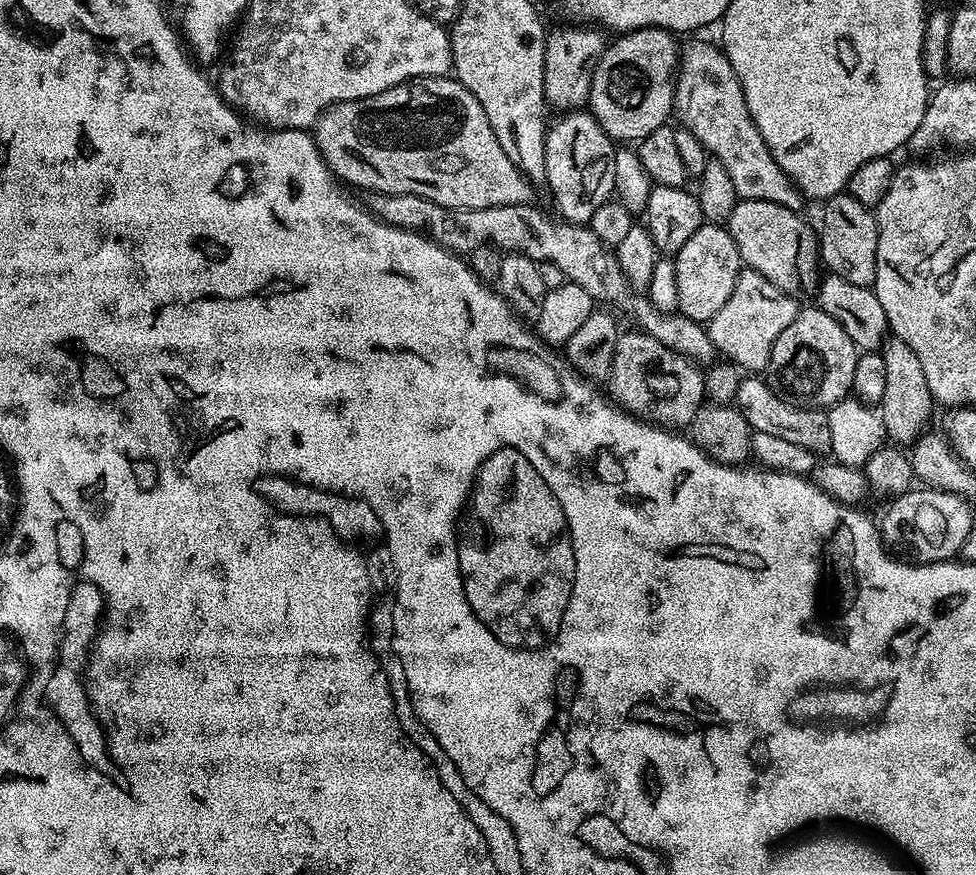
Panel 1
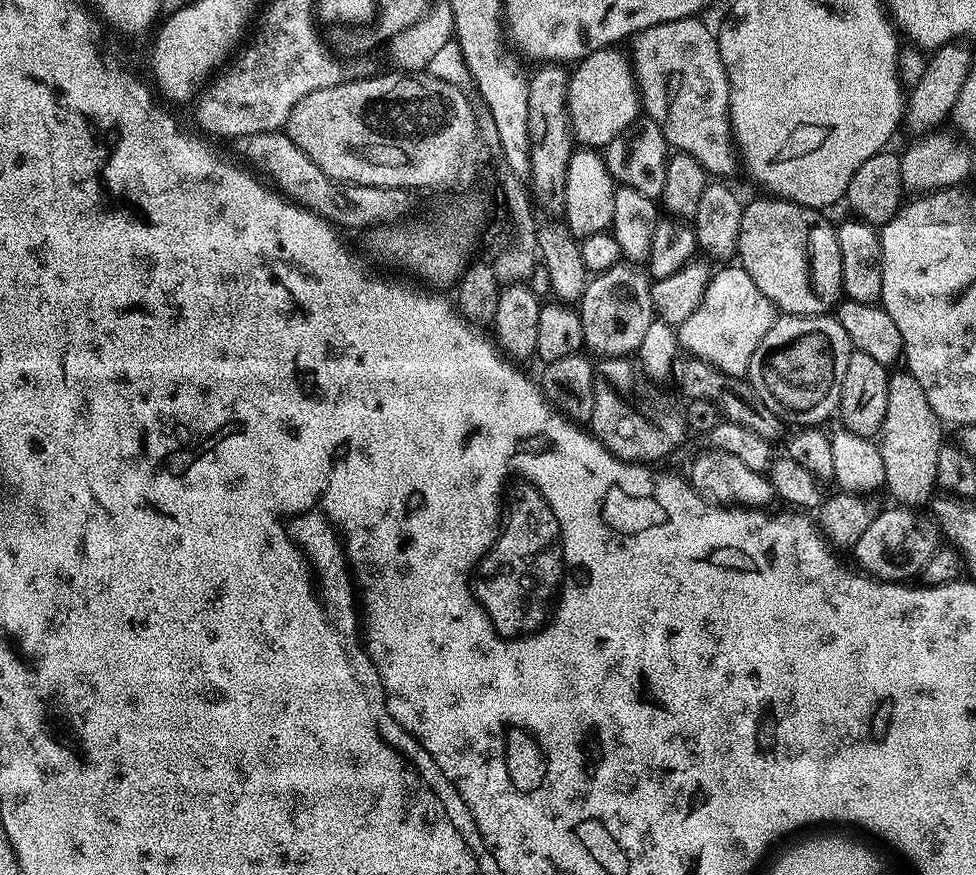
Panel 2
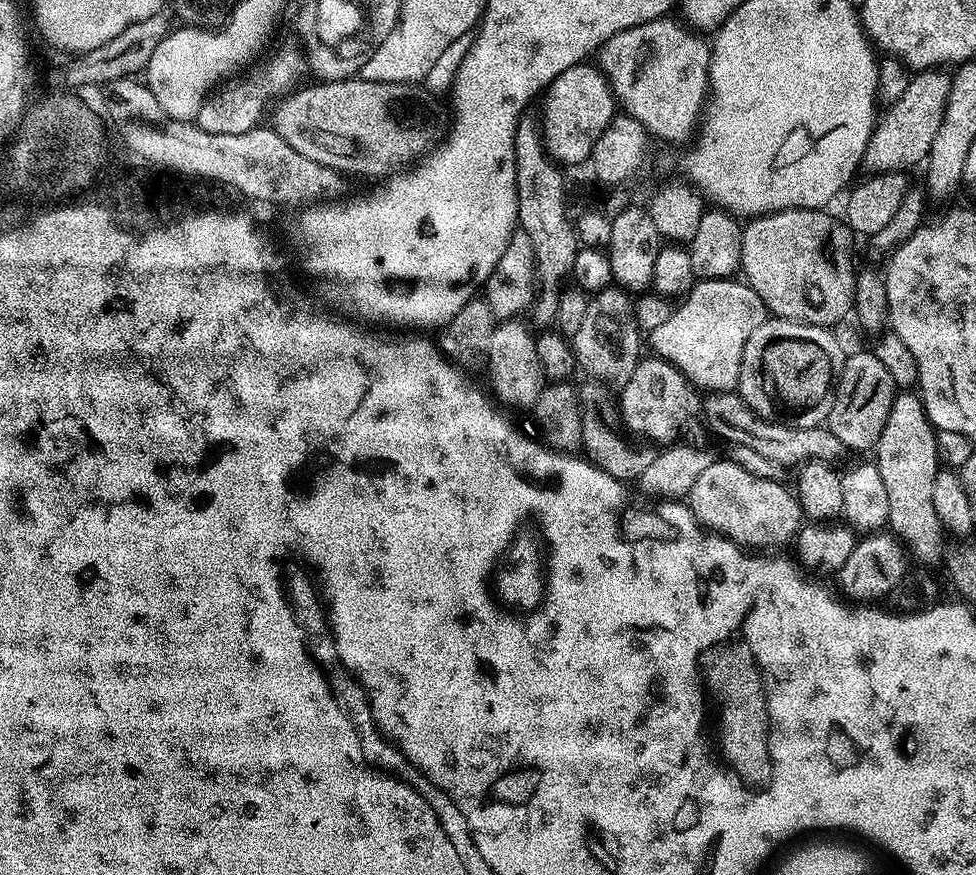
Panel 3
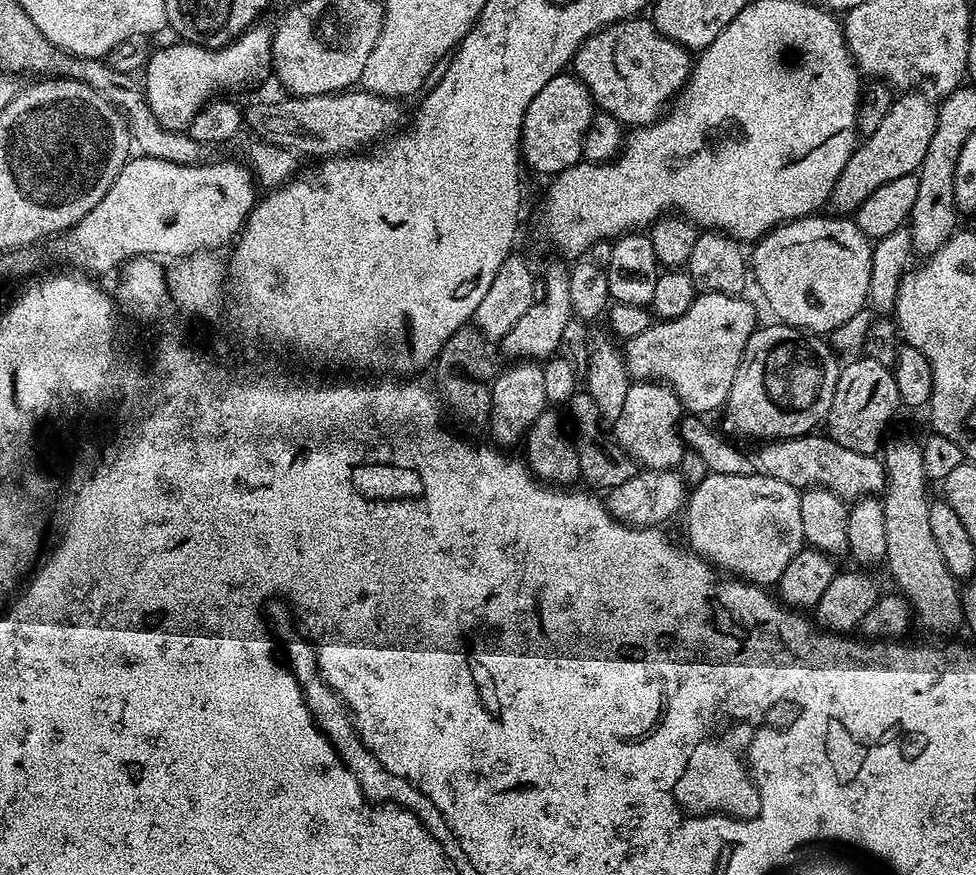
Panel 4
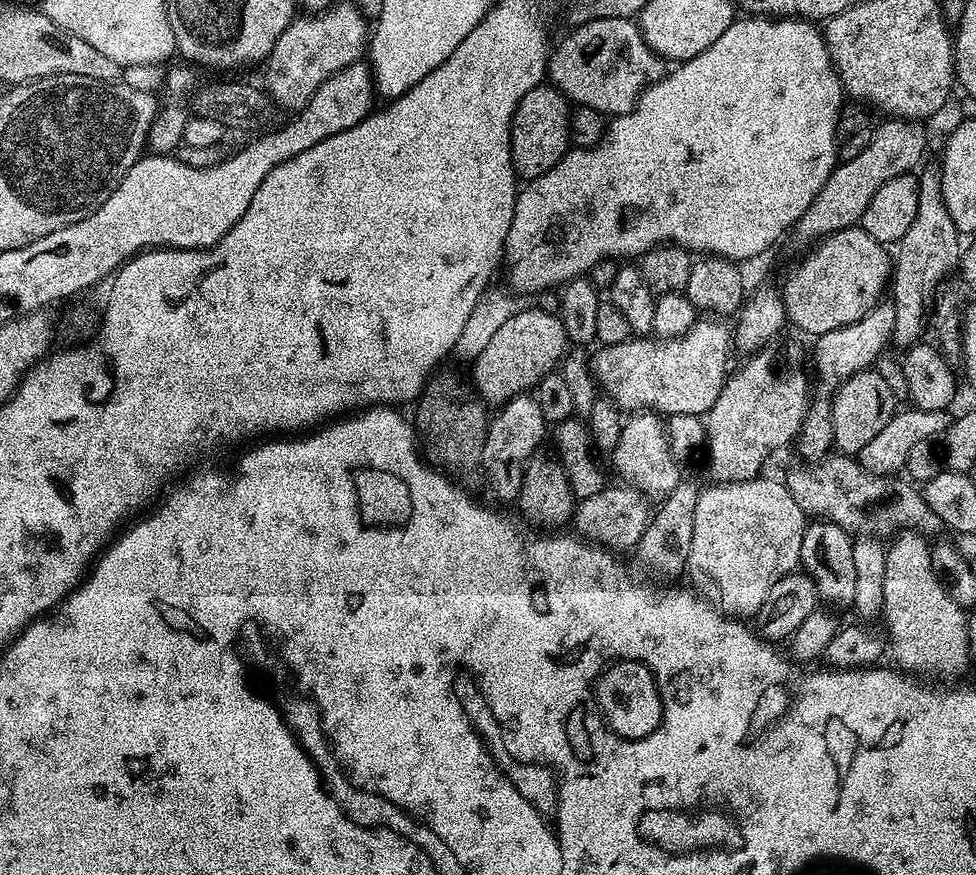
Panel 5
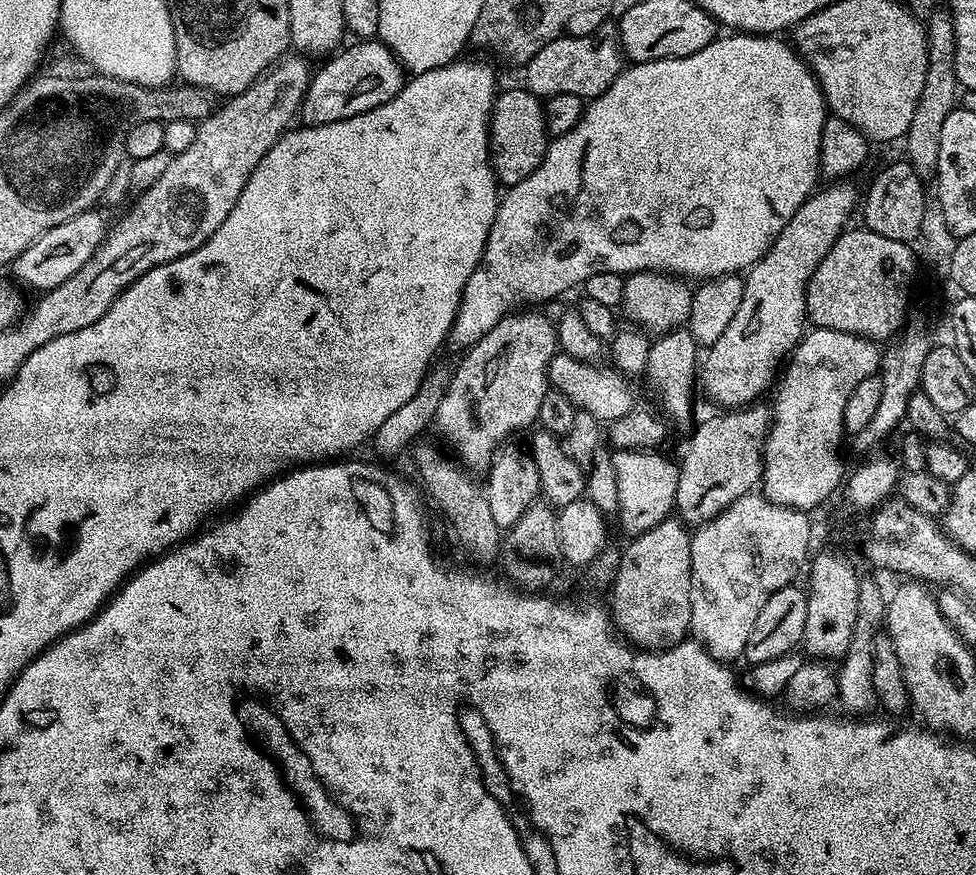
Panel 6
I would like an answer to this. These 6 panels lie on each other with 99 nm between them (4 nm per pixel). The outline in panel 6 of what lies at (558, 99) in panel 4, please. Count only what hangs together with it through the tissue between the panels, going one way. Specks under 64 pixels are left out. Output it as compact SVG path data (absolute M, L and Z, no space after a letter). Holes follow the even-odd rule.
M524 86L512 88L509 92L501 91L497 95L488 126L488 147L497 181L501 185L511 186L534 174L546 154L549 143L541 97L529 92Z

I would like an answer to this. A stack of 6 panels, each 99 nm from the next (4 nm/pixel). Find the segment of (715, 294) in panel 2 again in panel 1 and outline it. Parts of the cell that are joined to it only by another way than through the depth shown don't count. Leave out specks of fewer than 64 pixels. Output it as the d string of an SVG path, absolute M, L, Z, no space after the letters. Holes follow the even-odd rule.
M744 268L734 282L734 294L726 306L722 306L722 310L718 310L718 314L707 321L706 327L717 353L725 361L735 364L745 373L760 374L768 367L770 350L778 334L782 334L782 330L794 322L797 311L797 297L778 290L770 278L762 278L762 274L753 268Z

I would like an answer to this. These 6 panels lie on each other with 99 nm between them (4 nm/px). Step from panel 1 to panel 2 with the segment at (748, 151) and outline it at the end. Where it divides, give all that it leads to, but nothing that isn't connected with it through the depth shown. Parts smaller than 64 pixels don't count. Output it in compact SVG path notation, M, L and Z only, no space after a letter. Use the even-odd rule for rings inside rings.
M687 16L674 22L662 22L658 26L650 26L636 33L630 40L630 59L636 74L638 91L643 100L643 111L647 119L658 122L669 149L690 154L690 158L698 158L709 177L728 178L724 176L734 175L736 167L740 168L742 164L732 131L732 119L728 113L728 75L722 62L717 33L713 29L711 32L702 21L703 19L695 16Z

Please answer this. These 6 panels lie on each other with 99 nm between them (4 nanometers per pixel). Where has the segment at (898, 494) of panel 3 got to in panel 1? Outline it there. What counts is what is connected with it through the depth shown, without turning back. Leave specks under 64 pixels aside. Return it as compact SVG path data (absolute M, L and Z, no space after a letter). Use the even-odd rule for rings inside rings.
M895 338L889 339L883 345L882 355L886 364L886 390L878 403L878 411L884 419L887 439L896 446L915 445L929 427L928 419L932 416L932 408L934 409L922 362L918 362L918 354L914 354L914 350L906 346L906 342Z

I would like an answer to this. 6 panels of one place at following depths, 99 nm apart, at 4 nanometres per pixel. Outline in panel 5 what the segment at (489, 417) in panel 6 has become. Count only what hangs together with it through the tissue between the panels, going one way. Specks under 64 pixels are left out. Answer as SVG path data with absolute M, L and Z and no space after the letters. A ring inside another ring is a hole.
M527 308L506 318L506 323L496 331L494 338L486 342L486 350L471 361L470 380L485 405L499 406L510 398L535 389L540 379L561 363L569 347L568 335L555 311Z

